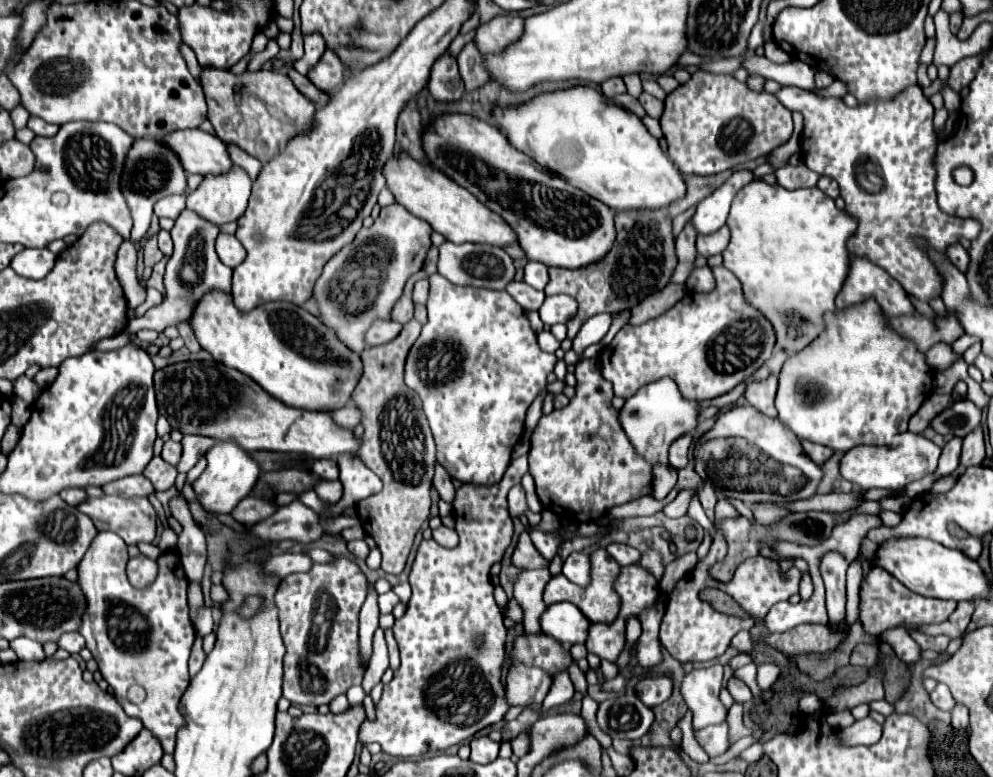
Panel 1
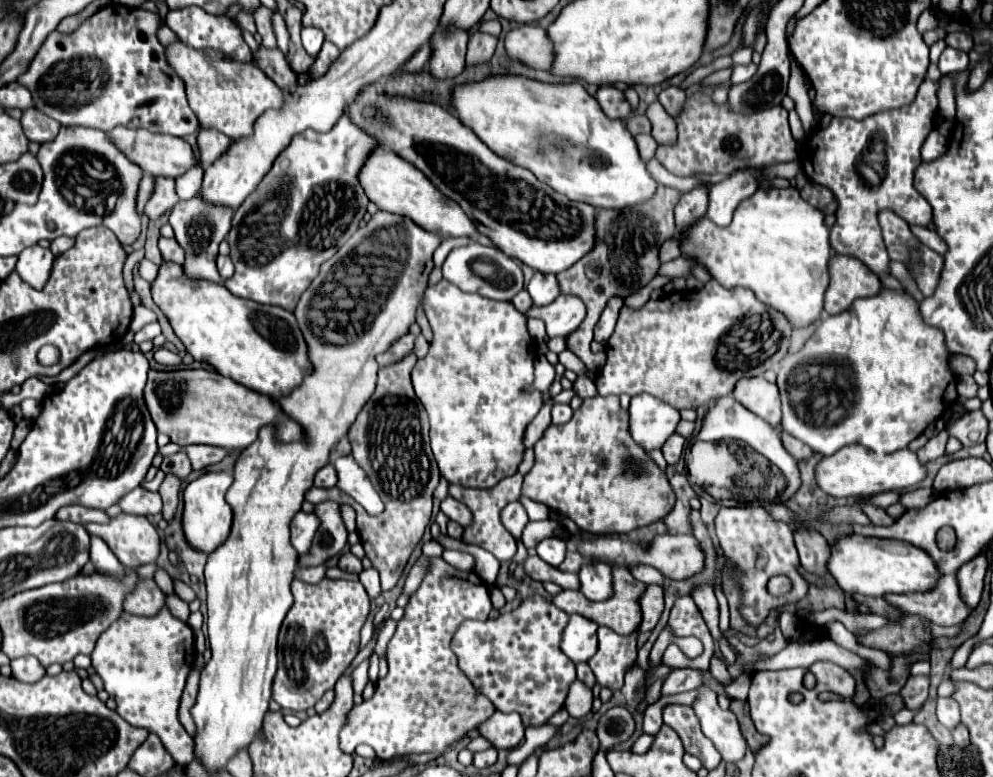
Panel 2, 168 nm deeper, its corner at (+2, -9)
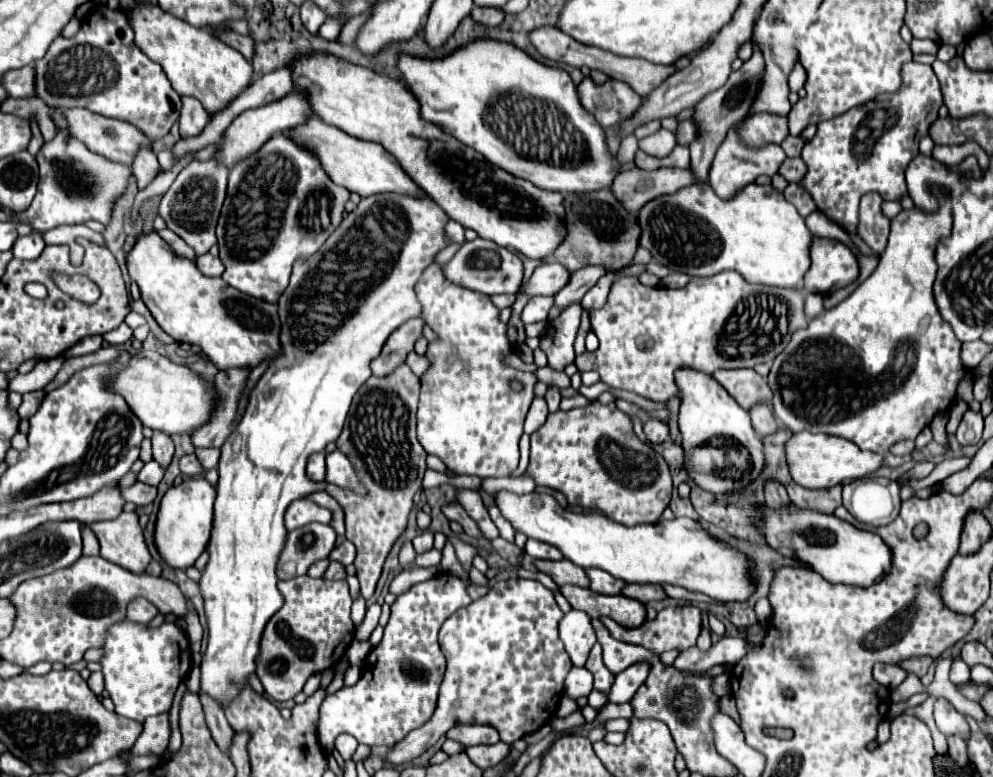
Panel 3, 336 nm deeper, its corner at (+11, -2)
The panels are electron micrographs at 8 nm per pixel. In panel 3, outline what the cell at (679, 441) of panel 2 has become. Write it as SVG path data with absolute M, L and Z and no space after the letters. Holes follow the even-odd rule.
M649 420L647 424L643 424L643 430L651 444L663 444L669 438L669 426L661 420Z

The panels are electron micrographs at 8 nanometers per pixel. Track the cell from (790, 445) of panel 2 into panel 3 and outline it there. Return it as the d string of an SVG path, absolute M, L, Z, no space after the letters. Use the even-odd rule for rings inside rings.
M755 406L753 410L749 410L751 414L751 422L753 422L753 428L757 428L757 434L759 436L771 436L779 430L777 422L775 422L775 416L773 412L769 410L769 406Z

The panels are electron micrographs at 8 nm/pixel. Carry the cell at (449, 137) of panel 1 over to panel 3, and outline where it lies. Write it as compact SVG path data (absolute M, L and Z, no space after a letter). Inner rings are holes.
M307 54L305 58L293 60L293 80L295 80L295 88L305 86L305 90L309 90L309 102L315 114L323 122L333 124L339 130L359 140L371 140L371 142L385 146L385 150L399 160L403 170L411 174L415 184L423 188L429 194L429 198L447 212L449 218L459 222L463 228L475 230L479 238L491 240L513 252L521 252L523 256L533 258L533 260L549 258L567 238L567 222L565 222L565 206L563 206L565 196L563 194L541 190L535 184L531 184L529 180L517 178L505 172L503 168L481 158L477 150L461 144L455 136L441 130L441 126L433 122L425 122L421 118L421 112L419 112L421 106L417 98L413 96L411 90L405 90L401 82L391 80L383 74L377 74L369 68L355 66L331 54Z

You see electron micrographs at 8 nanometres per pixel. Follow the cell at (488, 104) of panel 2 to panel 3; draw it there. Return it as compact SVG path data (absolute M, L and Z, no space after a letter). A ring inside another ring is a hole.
M477 40L465 50L457 50L441 60L423 58L399 58L399 70L407 82L407 88L415 94L421 104L421 116L433 120L443 130L453 134L465 146L473 146L495 166L503 166L519 178L527 178L535 186L553 192L595 192L611 188L621 164L609 152L605 130L589 114L577 94L571 76L561 68L549 68L535 62L523 50L509 46L507 42Z

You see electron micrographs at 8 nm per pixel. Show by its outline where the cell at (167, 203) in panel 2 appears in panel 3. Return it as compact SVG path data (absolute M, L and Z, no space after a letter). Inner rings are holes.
M141 150L141 154L137 156L137 162L133 162L133 174L137 178L137 186L139 190L147 188L149 182L153 182L161 172L161 166L157 162L155 152L151 150Z

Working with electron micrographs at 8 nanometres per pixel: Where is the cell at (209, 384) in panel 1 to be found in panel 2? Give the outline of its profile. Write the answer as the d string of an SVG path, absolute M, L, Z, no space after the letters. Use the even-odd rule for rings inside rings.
M180 369L180 371L154 371L148 373L144 387L144 401L150 409L150 417L160 433L166 433L172 443L186 447L194 443L216 445L228 451L246 449L256 441L258 429L276 423L276 437L280 441L302 439L302 427L288 419L278 405L216 371L206 369Z

